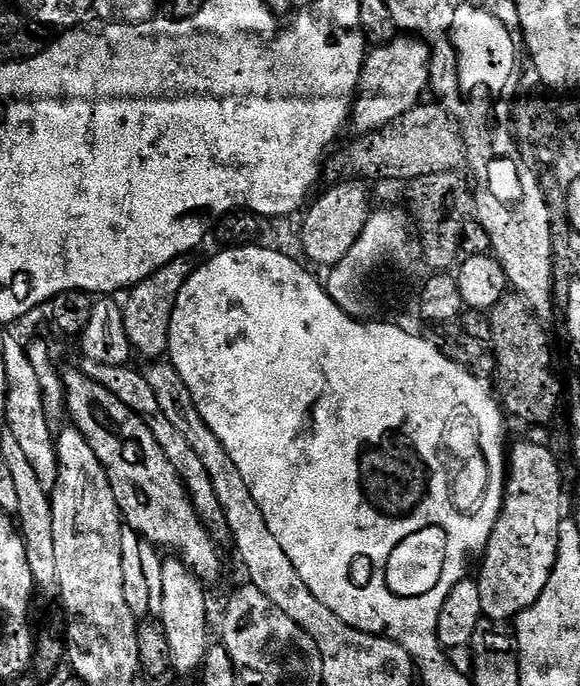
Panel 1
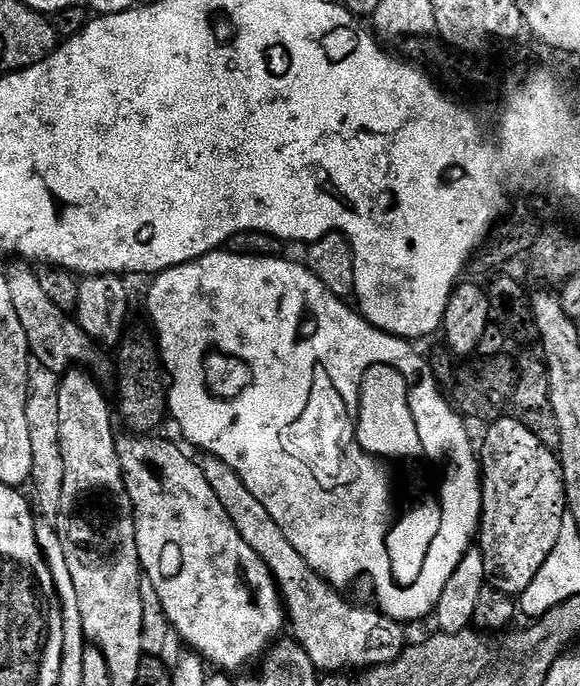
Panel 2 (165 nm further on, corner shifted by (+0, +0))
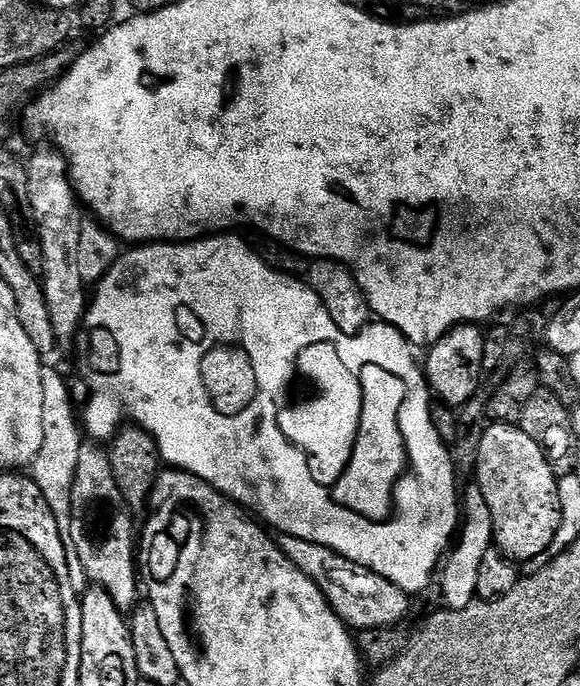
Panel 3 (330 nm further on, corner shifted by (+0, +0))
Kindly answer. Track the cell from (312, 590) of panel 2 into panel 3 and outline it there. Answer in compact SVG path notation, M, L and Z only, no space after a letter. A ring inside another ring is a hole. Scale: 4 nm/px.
M281 535L278 543L282 554L286 554L286 558L290 558L290 562L294 562L298 570L305 572L318 585L324 597L330 602L330 606L338 614L338 618L344 621L349 629L391 627L408 615L409 593L394 586L394 582L374 574L374 570L358 562L350 562L350 558L326 546L318 546L302 538Z

